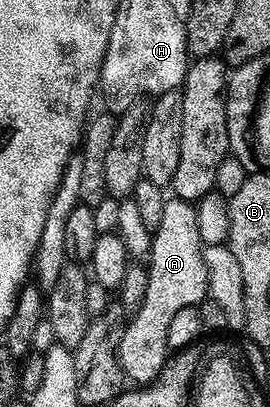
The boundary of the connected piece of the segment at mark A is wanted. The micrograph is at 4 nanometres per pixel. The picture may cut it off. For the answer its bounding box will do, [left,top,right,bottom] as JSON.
[118,197,208,385]

